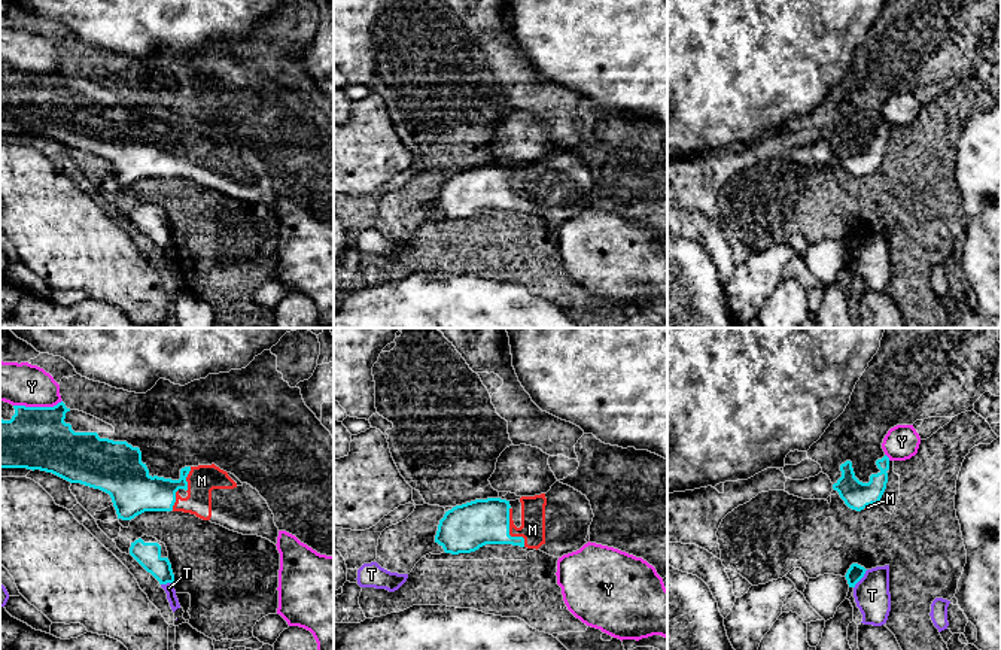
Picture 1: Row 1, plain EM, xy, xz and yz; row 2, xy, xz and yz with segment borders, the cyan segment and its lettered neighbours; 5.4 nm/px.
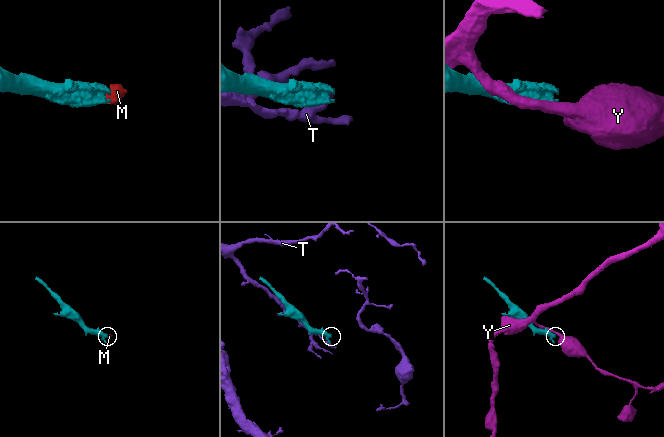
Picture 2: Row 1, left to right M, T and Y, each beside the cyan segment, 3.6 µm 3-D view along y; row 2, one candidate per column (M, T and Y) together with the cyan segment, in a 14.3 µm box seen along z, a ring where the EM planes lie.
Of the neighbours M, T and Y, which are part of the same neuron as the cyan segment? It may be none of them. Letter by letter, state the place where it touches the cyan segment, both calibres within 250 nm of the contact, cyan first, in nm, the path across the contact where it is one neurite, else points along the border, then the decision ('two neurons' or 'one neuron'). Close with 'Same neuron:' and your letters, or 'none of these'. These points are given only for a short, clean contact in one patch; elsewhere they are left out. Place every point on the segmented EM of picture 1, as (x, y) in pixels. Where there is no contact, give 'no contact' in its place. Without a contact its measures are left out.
M: meets cyan in xz at (508, 531); 260 nm thick on the cyan side, 140 nm on the other; runs through xz (465, 528), (499, 528), (508, 531), (529, 532), (532, 529); one neuron
T: meets cyan in yz at (861, 577); 90 nm thick on the cyan side, 190 nm on the other; two neurons
Y: meets cyan in xy at (37, 407); 340 nm thick on the cyan side, 220 nm on the other; two neurons
Same neuron: M

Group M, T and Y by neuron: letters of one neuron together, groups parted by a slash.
M / T / Y

